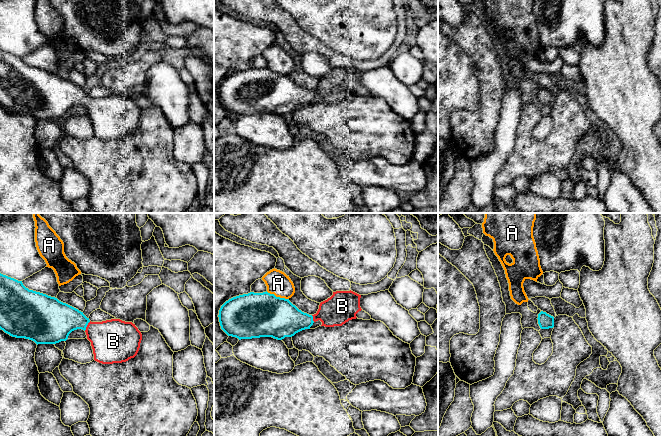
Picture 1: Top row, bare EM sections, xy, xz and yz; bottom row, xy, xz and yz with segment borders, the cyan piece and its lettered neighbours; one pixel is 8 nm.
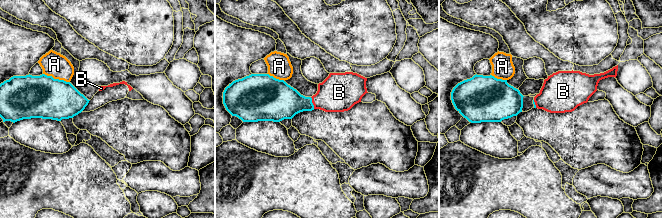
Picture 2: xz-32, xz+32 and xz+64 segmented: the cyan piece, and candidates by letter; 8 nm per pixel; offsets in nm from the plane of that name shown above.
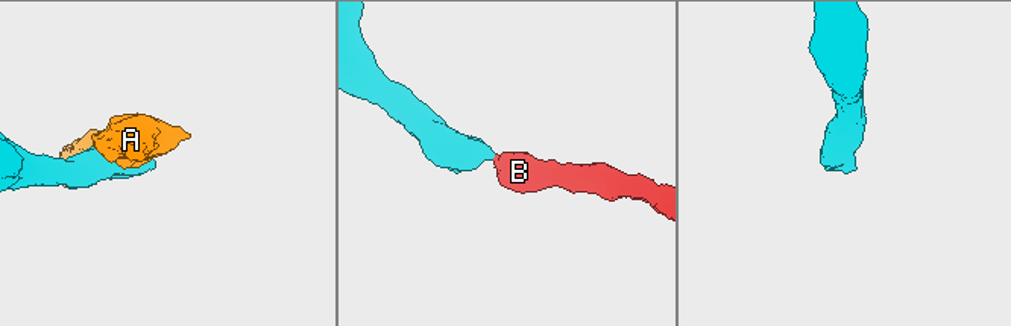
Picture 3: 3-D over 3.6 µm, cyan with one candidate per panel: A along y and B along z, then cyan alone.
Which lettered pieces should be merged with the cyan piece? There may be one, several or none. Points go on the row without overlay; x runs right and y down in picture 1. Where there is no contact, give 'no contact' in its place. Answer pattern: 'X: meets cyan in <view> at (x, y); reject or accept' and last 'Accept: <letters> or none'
A: meets cyan in xz at (277, 73); reject
B: meets cyan in xy at (86, 102); accept
Accept: B

